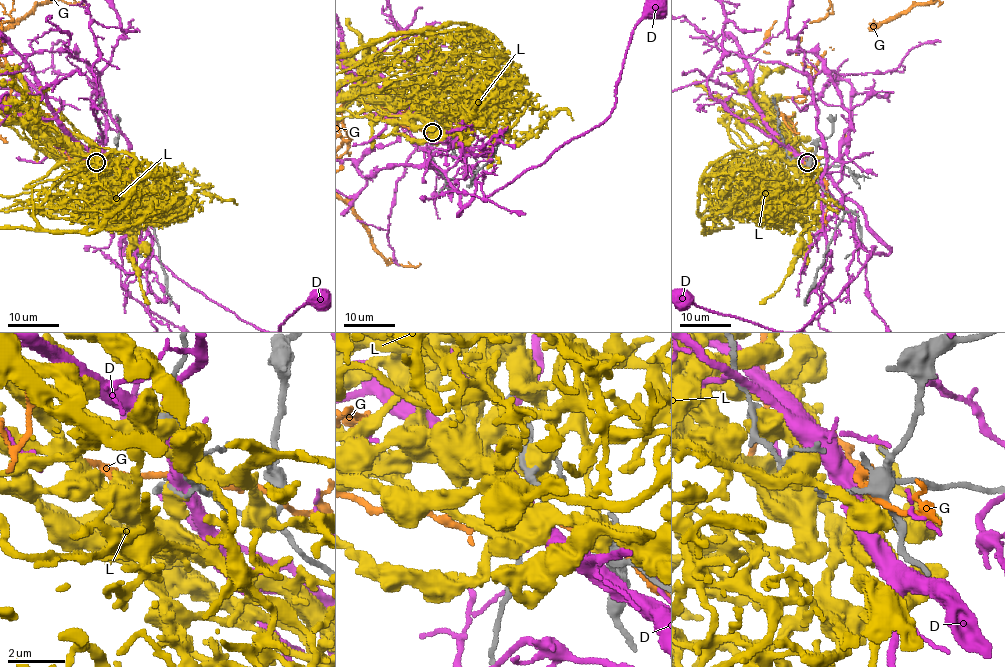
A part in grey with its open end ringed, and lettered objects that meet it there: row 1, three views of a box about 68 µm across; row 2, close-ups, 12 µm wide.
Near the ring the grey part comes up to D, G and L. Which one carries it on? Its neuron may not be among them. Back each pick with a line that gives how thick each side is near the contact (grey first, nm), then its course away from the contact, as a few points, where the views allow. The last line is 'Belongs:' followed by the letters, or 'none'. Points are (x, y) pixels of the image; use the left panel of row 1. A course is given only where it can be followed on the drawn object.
Belongs: none

